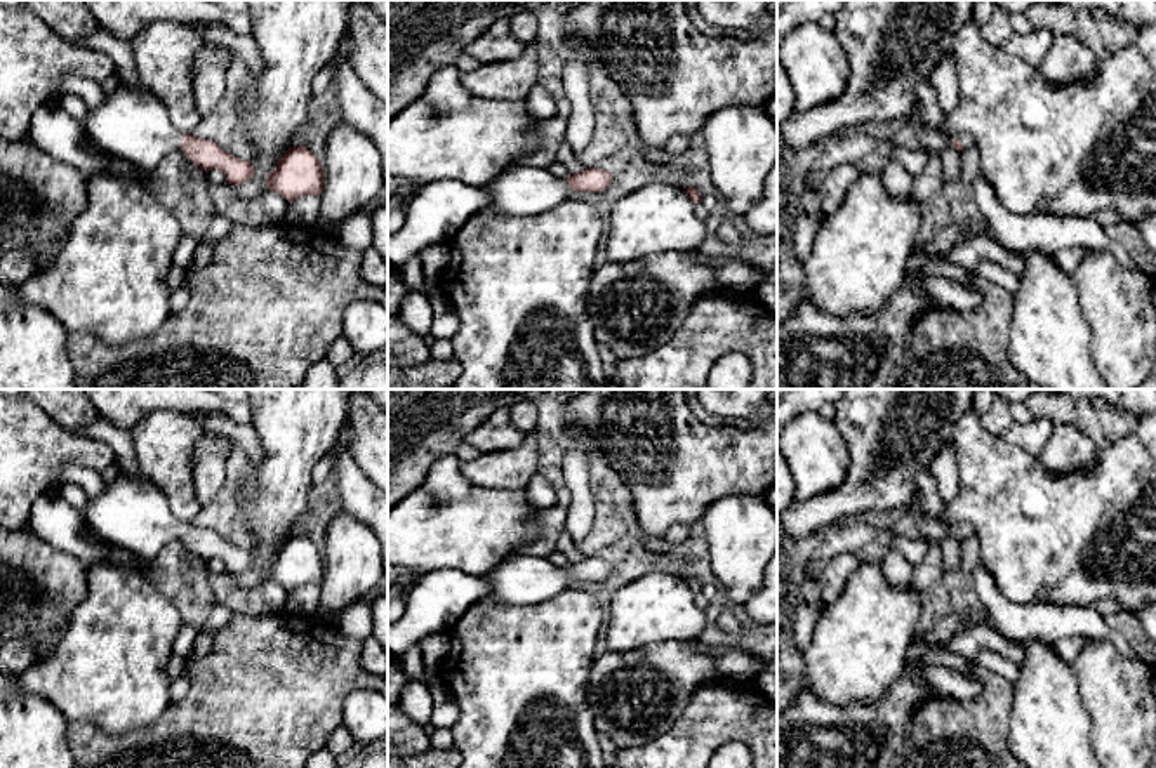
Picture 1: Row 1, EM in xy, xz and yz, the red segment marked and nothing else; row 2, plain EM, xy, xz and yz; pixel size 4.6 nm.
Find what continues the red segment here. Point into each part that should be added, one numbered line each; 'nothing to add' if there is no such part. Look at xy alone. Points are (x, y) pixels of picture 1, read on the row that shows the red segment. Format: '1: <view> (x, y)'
1: xy (131, 124)

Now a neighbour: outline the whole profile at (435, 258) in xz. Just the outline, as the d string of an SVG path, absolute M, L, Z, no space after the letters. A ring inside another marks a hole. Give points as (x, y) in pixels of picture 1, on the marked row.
M433 243L424 247L417 257L421 259L424 275L428 281L436 281L442 271L448 266L452 259L452 250L448 243Z

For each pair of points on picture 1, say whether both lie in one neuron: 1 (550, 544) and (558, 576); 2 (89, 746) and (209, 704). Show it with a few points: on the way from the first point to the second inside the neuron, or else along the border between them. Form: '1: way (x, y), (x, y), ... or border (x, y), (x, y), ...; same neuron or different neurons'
1: border (520, 553), (546, 558); different neurons
2: way (119, 746), (174, 739), (179, 734); same neuron

